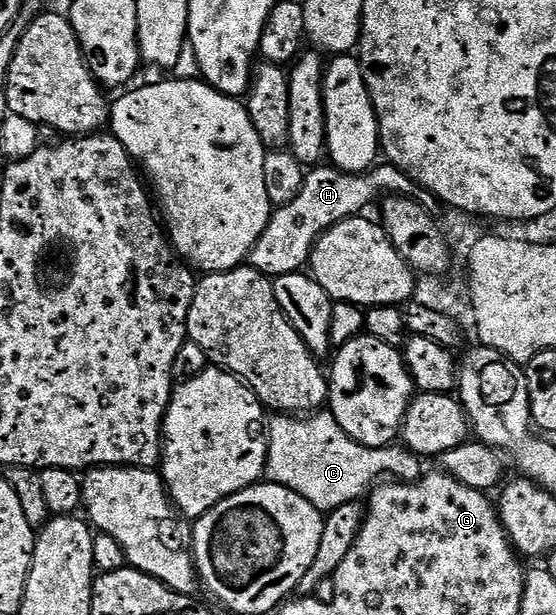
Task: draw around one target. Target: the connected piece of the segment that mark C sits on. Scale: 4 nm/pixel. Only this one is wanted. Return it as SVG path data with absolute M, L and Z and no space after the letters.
M288 414L276 419L280 420L273 424L271 421L267 429L267 479L273 484L294 490L321 514L333 512L338 506L357 503L362 494L367 493L380 478L376 476L383 472L389 472L389 477L405 482L419 480L422 475L421 457L407 447L361 448L335 422L319 424L312 420L316 418L293 418Z

